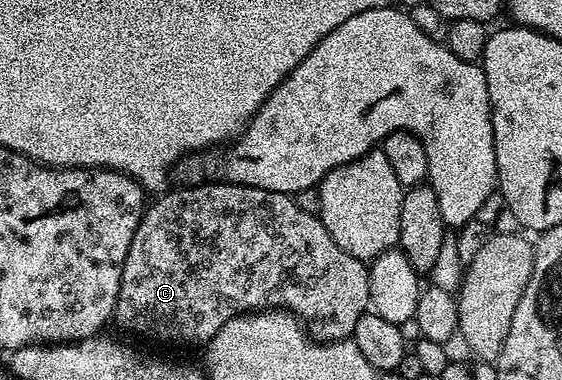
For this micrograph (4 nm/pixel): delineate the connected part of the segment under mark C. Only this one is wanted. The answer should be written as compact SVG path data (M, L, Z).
M209 180L209 181L206 181L206 182L205 182L205 183L204 183L204 184L185 184L185 185L182 185L182 186L181 186L181 187L180 187L180 188L181 188L181 189L182 189L182 190L176 190L176 188L170 188L170 189L168 189L168 190L166 190L166 191L165 191L165 193L164 193L164 194L162 194L162 195L160 195L160 196L157 196L157 197L154 197L154 198L153 198L153 199L152 199L152 201L150 201L150 202L149 202L149 203L148 203L148 205L146 205L146 208L145 208L145 212L144 212L144 214L142 214L142 215L141 215L141 223L140 223L140 224L138 224L138 226L137 226L137 227L136 227L136 228L135 228L135 236L134 236L134 237L133 237L133 239L132 239L132 240L131 240L131 248L130 248L130 249L129 249L129 251L128 251L128 252L127 252L127 260L126 260L126 261L125 261L125 263L124 263L124 264L123 264L123 276L122 276L122 277L121 277L121 283L120 283L120 284L119 284L119 296L118 296L118 297L117 297L117 307L115 307L115 309L113 309L113 318L114 318L114 319L115 319L115 322L118 322L118 324L119 324L119 325L121 325L121 326L122 326L122 328L123 328L123 329L125 329L125 330L126 330L126 332L127 332L127 333L129 333L129 334L142 334L142 336L143 336L143 337L145 337L145 338L154 338L154 340L155 340L155 341L157 341L157 342L170 342L170 344L171 344L171 345L173 345L173 346L197 346L197 345L199 345L199 346L198 346L198 347L200 347L200 346L201 346L201 345L202 345L202 344L208 344L208 342L210 342L210 340L211 340L211 339L212 339L212 338L213 338L213 337L214 337L214 336L215 336L215 335L217 335L217 333L218 333L218 332L219 332L219 328L223 328L223 324L227 324L227 320L231 320L231 319L232 319L232 318L236 318L236 317L237 317L237 315L238 315L238 314L248 314L248 313L250 313L250 312L260 312L260 311L263 311L263 310L275 310L275 309L279 309L279 310L288 310L288 311L289 311L289 313L291 313L291 314L293 314L293 315L295 315L295 317L297 317L297 318L298 318L298 320L299 320L299 321L300 321L300 323L301 323L301 325L302 325L302 326L304 326L304 327L305 327L305 329L306 329L306 331L307 331L307 333L308 333L308 335L309 335L309 337L310 337L310 338L312 338L312 339L314 339L314 340L316 340L316 341L319 341L319 342L340 342L340 341L342 341L342 340L349 340L349 339L352 339L352 337L353 337L353 333L354 333L354 332L355 332L355 324L359 324L359 316L363 316L363 315L364 315L364 314L365 314L365 313L366 313L366 312L367 312L367 311L368 311L368 310L369 310L369 309L370 309L370 302L369 302L369 266L368 266L368 265L366 265L366 263L365 263L365 262L364 262L364 261L362 261L362 259L359 259L359 258L356 258L356 257L355 257L355 256L351 256L351 255L350 255L350 254L348 254L348 253L347 253L347 252L343 252L343 248L339 248L339 244L335 244L335 240L331 240L331 232L327 232L327 228L326 228L326 227L325 227L325 226L324 226L324 225L323 225L323 223L321 223L321 220L320 220L320 217L318 217L318 215L317 215L317 214L316 214L316 213L314 213L314 211L313 211L313 214L312 214L312 212L311 212L311 211L309 211L309 210L304 210L304 208L303 208L303 207L301 207L301 206L300 206L300 204L299 204L299 203L297 203L297 202L296 202L296 200L295 200L295 199L296 199L296 197L293 197L293 196L290 196L290 195L288 195L288 194L280 194L280 193L279 193L279 192L271 192L271 191L270 191L270 190L264 190L264 189L263 189L263 188L255 188L255 187L254 187L254 186L240 186L240 185L239 185L239 184L235 184L235 183L234 183L234 182L226 182L226 181L224 181L224 180Z

